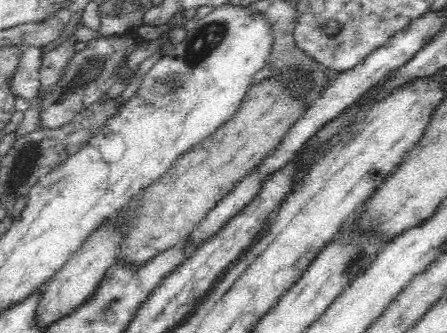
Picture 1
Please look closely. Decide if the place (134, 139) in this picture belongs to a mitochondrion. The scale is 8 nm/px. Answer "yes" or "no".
no

